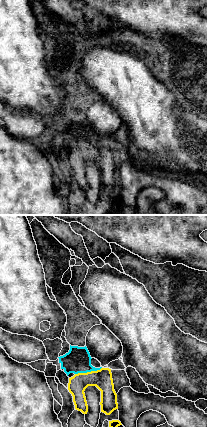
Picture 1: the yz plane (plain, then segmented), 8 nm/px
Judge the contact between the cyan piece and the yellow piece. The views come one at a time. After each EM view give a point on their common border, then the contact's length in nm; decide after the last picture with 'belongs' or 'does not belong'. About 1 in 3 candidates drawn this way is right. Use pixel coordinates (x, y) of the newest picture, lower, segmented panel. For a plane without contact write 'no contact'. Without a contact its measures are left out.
meets cyan at (88, 371); contact 220 nm long

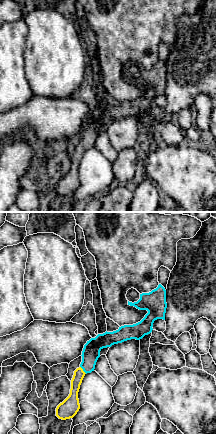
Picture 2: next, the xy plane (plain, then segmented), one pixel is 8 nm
meets cyan at (83, 370); contact 80 nm long

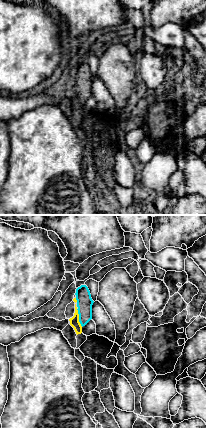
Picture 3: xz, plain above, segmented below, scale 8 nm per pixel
meets cyan at (79, 318); contact 150 nm long

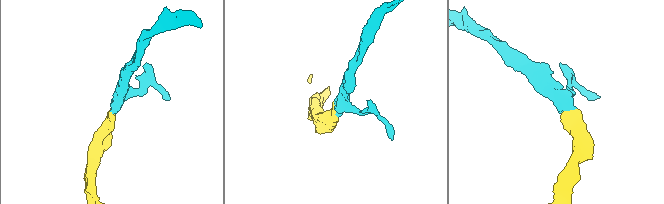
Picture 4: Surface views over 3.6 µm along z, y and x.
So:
belongs

